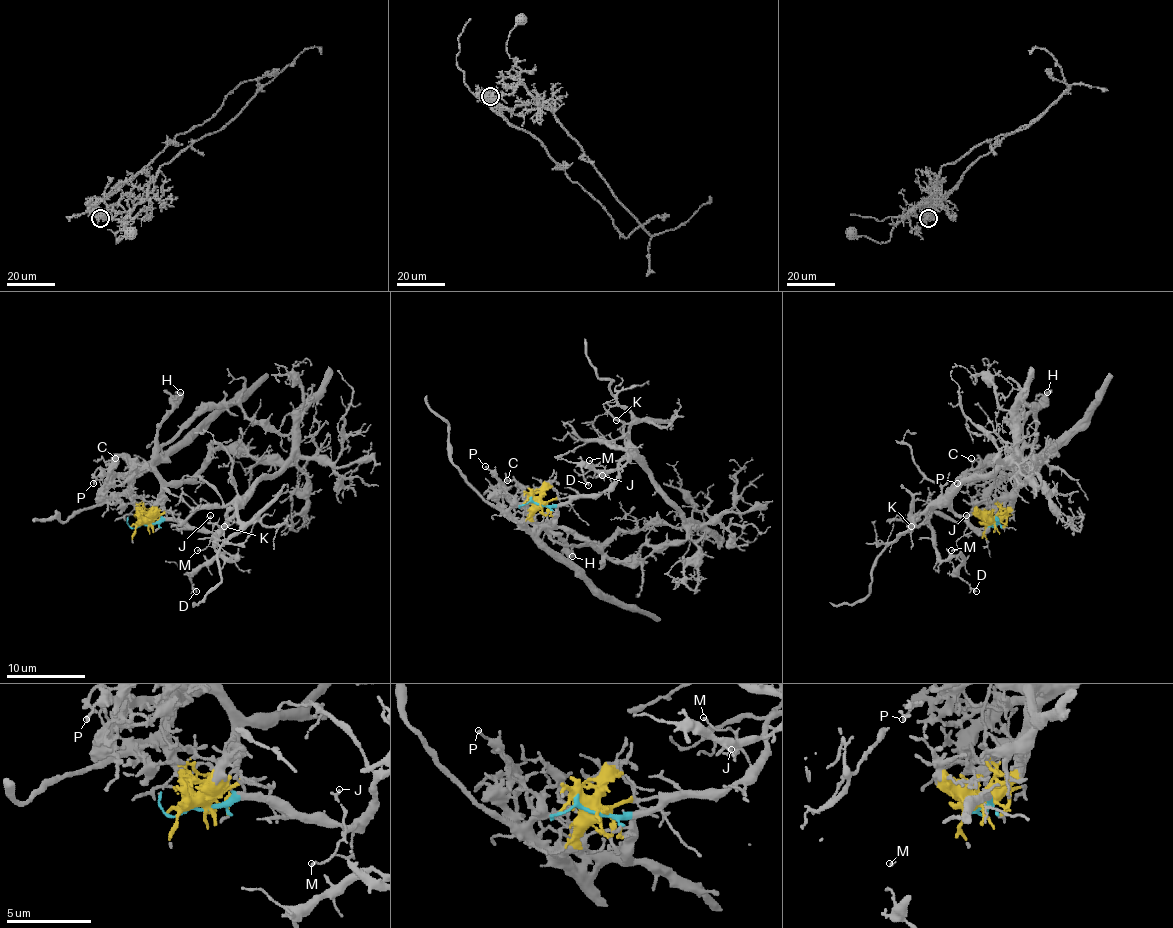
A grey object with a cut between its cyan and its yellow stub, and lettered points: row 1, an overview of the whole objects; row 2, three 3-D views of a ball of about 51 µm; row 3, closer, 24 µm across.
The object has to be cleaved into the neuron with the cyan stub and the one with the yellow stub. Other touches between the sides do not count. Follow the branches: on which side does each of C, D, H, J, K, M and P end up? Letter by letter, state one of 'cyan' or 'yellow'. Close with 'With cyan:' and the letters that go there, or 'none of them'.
C: yellow
D: cyan
H: yellow
J: cyan
K: cyan
M: cyan
P: yellow
With cyan: D, J, K, M

